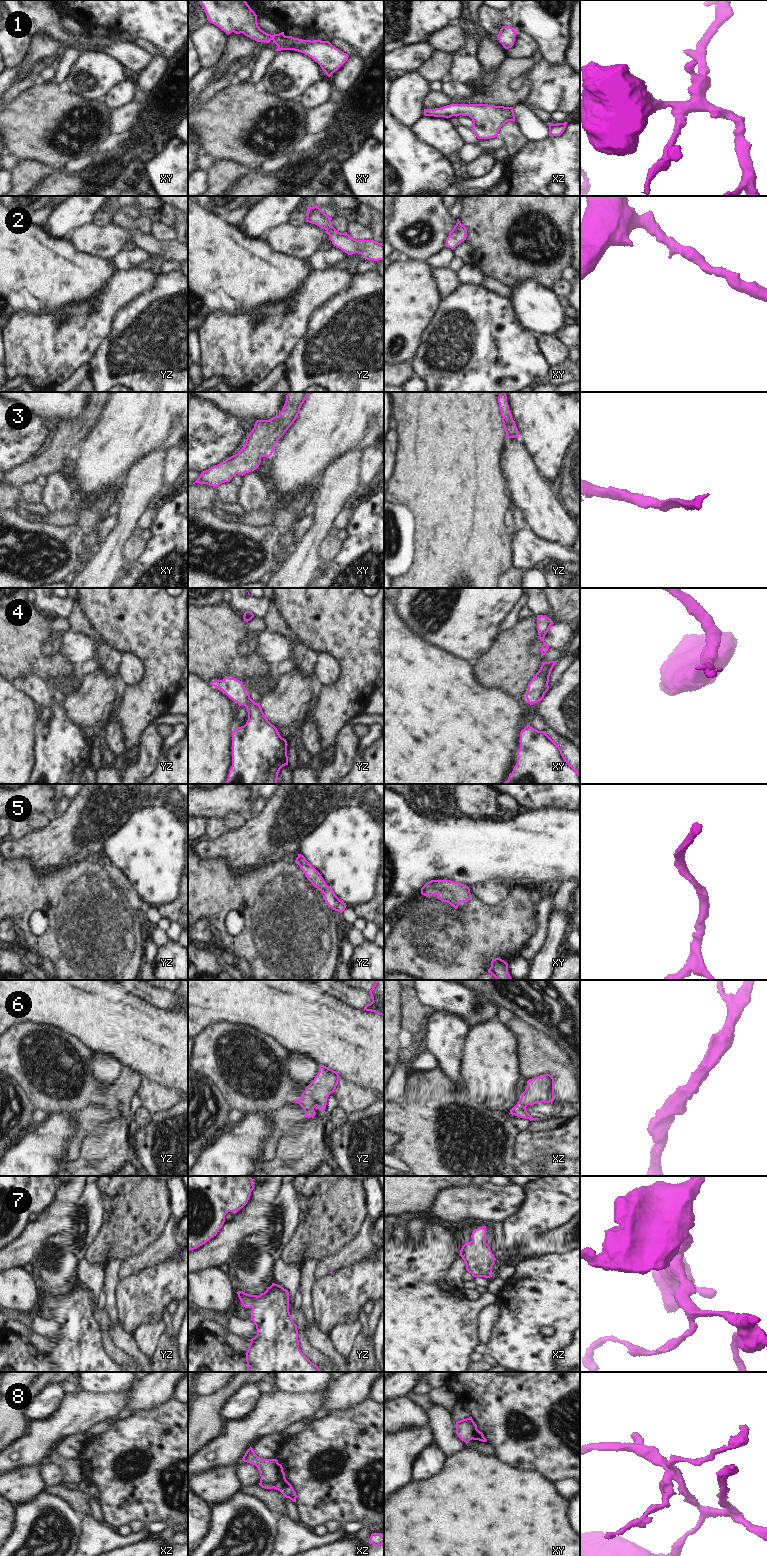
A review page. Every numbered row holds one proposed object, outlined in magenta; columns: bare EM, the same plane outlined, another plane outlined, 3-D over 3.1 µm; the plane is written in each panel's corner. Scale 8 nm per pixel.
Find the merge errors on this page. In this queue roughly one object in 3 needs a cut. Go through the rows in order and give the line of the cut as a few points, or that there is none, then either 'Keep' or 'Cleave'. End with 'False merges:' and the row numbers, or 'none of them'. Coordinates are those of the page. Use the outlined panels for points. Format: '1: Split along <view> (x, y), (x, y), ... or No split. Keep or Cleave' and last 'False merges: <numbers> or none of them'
1: No split. Keep
2: No split. Keep
3: No split. Keep
4: No split. Keep
5: No split. Keep
6: No split. Keep
7: No split. Keep
8: Split along xz (278, 1463), (278, 1479), (273, 1487). Cleave
False merges: 8

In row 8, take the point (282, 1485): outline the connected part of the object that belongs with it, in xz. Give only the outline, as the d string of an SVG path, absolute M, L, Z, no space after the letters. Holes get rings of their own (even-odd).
M278 1464L279 1480L274 1483L274 1489L280 1491L284 1497L289 1498L293 1502L296 1502L296 1492L292 1485L286 1480L285 1473L281 1464Z

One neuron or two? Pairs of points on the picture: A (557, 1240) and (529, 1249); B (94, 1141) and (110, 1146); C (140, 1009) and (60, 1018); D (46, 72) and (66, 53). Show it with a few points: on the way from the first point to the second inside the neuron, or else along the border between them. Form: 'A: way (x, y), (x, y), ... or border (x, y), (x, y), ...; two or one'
A: way (550, 1242), (536, 1247); one
B: way (98, 1145), (106, 1146); one
C: way (120, 1013), (80, 1013); one
D: border (55, 70), (53, 75); two

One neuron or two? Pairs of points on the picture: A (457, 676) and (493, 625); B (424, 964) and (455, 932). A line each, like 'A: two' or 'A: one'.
A: two
B: one

